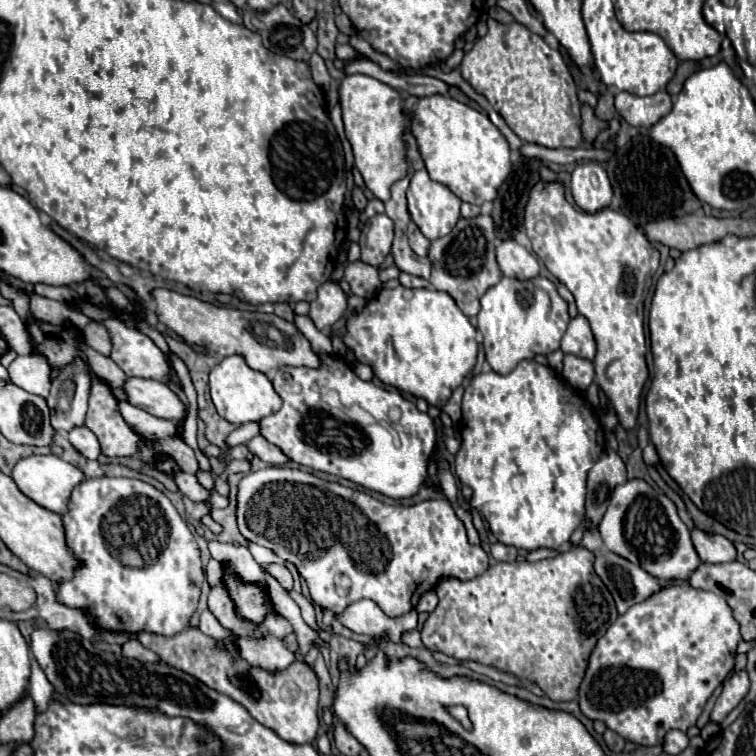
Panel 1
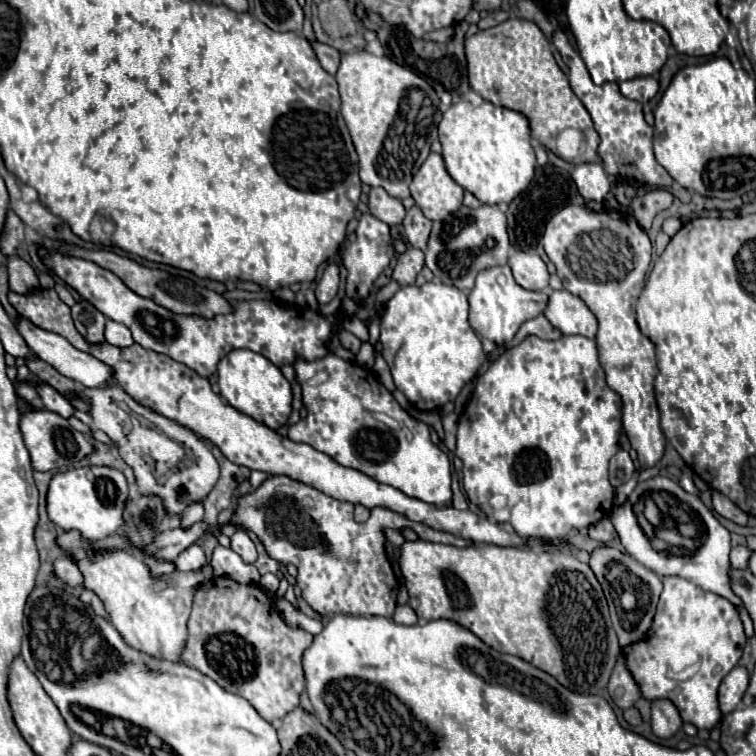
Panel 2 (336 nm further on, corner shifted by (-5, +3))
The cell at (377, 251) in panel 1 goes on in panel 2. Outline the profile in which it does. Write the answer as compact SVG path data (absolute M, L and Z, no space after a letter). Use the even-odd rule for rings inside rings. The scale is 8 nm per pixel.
M381 187L371 189L371 193L369 193L369 213L373 217L385 221L389 227L401 225L401 221L405 217L405 209L403 209L401 201L395 197L389 197L387 191Z

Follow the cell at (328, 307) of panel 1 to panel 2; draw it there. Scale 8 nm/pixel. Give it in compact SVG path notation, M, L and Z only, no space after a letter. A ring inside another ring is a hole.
M331 263L331 265L325 269L321 281L319 281L317 287L315 287L315 297L317 297L319 305L331 303L331 301L337 297L337 293L339 293L339 283L341 283L339 267L337 267L335 263Z

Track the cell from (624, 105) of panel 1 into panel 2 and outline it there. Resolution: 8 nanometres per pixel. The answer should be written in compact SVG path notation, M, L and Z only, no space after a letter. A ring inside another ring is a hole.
M637 77L637 79L629 79L629 81L623 81L621 85L621 93L627 97L627 99L635 99L635 101L649 101L657 95L659 91L659 83L655 77Z

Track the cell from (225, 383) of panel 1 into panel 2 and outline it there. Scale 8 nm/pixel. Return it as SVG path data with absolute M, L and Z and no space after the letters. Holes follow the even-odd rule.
M235 349L233 353L227 353L219 361L217 383L221 389L221 397L237 411L253 417L255 421L267 425L269 429L279 429L287 423L287 417L291 415L293 397L291 385L281 375L279 367L275 367L269 359L261 357L259 353L253 353L249 349Z

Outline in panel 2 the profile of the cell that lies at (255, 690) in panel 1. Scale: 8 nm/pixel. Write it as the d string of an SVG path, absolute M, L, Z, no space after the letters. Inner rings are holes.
M213 577L195 593L181 661L217 681L225 691L245 697L263 719L275 723L301 705L301 693L305 693L301 657L311 643L313 635L289 627L261 587Z

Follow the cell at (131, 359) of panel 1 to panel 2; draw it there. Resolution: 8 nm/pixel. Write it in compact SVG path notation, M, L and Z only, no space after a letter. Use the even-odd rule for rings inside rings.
M111 319L105 325L105 339L107 339L107 343L117 345L117 347L129 347L129 345L135 343L131 331L125 325L121 325L117 321L111 321Z

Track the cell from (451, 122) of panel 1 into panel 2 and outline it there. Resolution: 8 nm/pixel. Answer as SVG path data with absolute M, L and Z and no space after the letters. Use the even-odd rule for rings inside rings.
M469 101L453 103L439 123L439 141L443 145L443 161L447 167L447 173L453 177L457 185L461 185L465 191L473 193L481 203L499 205L499 203L511 203L533 179L535 173L535 153L531 147L531 135L529 135L529 123L527 119L511 109L495 107L489 101L483 101L479 107L471 105Z

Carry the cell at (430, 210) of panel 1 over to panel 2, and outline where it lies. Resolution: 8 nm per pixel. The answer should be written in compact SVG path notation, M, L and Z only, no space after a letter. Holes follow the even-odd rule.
M431 153L421 165L411 183L411 195L415 205L431 221L449 217L463 203L463 187L449 177L439 153Z

